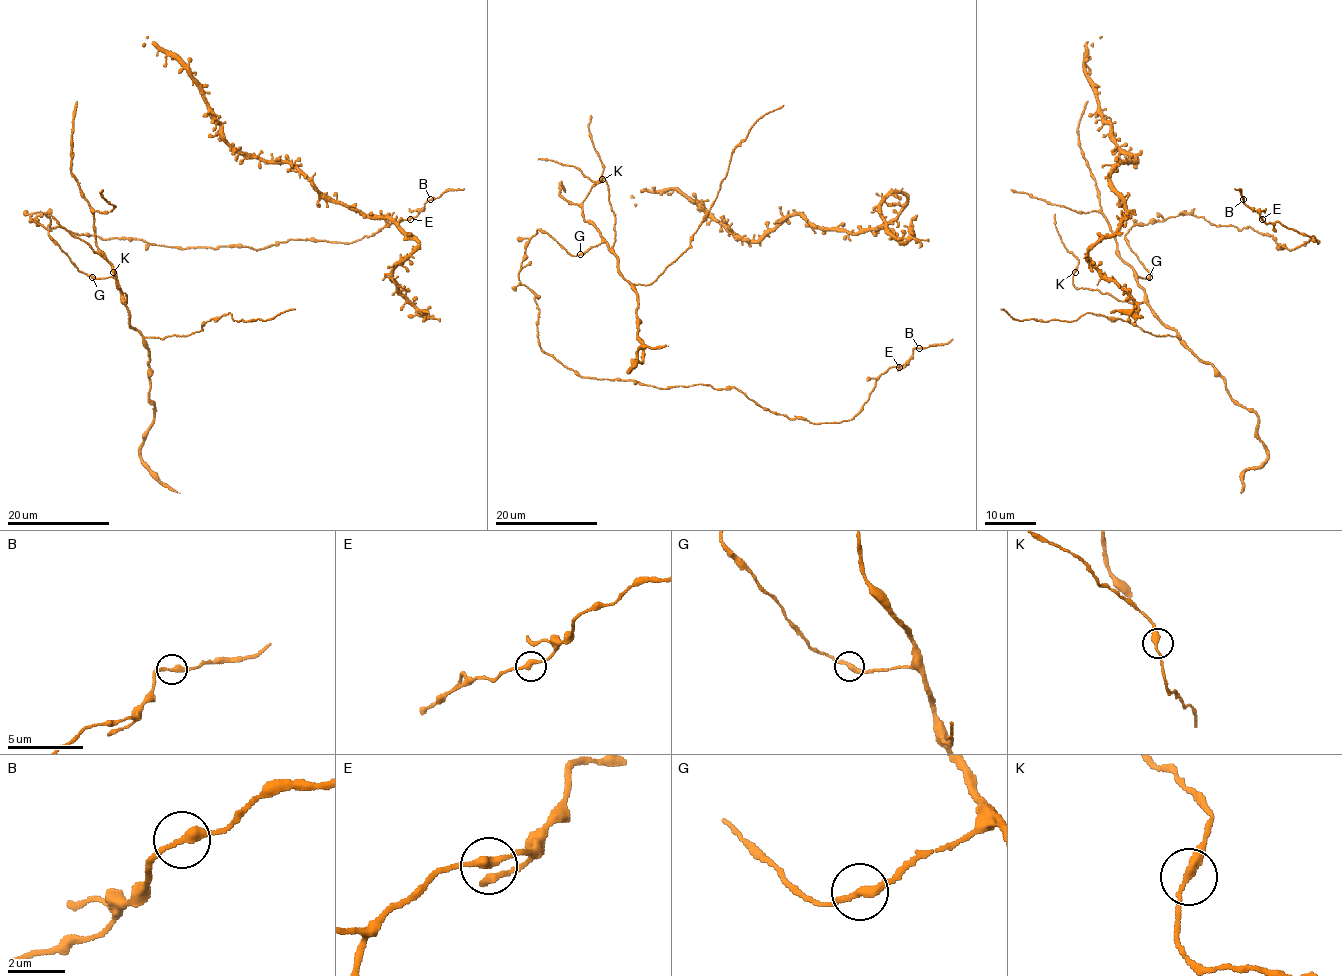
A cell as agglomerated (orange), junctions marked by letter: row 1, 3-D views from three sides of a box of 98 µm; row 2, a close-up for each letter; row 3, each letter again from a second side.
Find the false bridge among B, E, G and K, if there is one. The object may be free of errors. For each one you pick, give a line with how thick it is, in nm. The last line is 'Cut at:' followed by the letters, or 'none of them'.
Cut at: none of them

